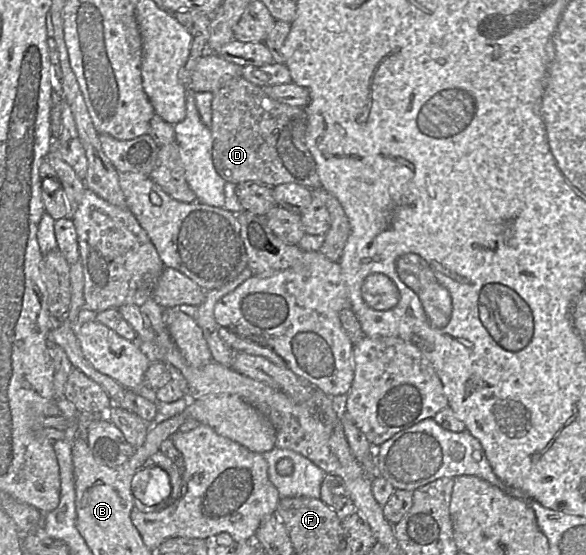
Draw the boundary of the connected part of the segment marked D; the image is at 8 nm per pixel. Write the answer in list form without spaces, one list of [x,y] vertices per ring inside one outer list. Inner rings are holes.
[[[237,78],[213,92],[211,109],[212,160],[227,183],[252,182],[270,187],[293,183],[321,188],[315,159],[306,145],[305,107],[280,103],[270,98],[261,86]]]

